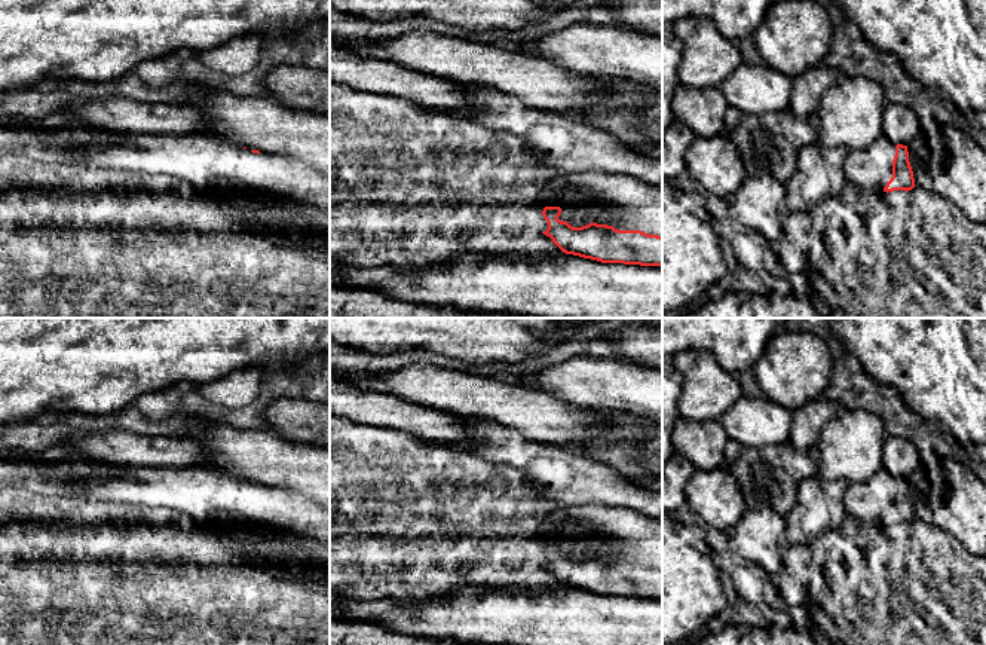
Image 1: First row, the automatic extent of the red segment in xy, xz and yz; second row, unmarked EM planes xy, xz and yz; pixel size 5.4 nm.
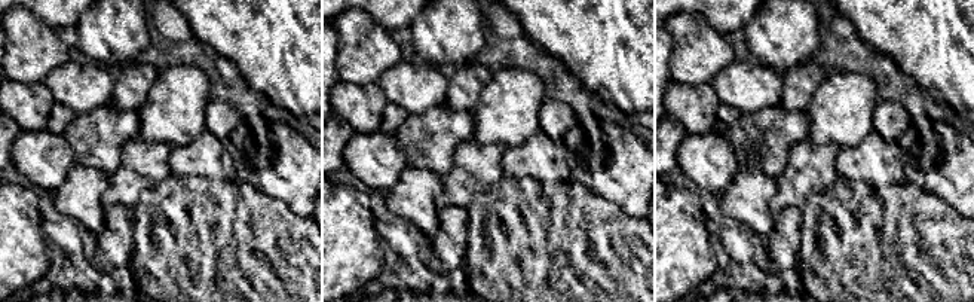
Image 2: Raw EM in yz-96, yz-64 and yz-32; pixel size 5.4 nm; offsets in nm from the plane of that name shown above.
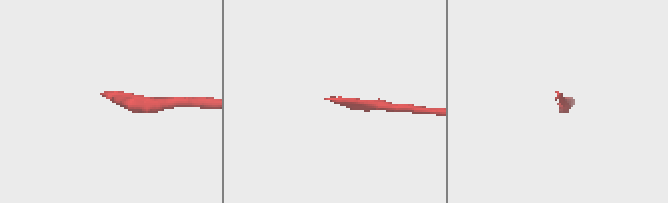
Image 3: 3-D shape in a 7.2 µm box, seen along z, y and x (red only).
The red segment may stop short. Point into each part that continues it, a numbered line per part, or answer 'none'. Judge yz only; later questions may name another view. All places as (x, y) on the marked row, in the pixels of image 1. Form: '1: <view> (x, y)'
1: yz (870, 168)

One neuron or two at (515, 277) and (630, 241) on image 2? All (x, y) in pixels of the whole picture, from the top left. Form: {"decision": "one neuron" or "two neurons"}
{"decision": "one neuron"}

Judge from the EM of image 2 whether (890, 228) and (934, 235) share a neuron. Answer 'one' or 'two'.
one

